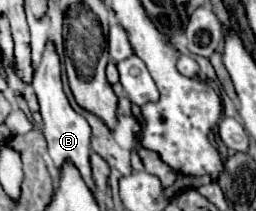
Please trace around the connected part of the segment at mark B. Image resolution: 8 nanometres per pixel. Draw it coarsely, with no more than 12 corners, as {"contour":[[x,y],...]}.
{"contour":[[46,43],[34,87],[56,169],[76,165],[94,189],[90,125],[68,103]]}

